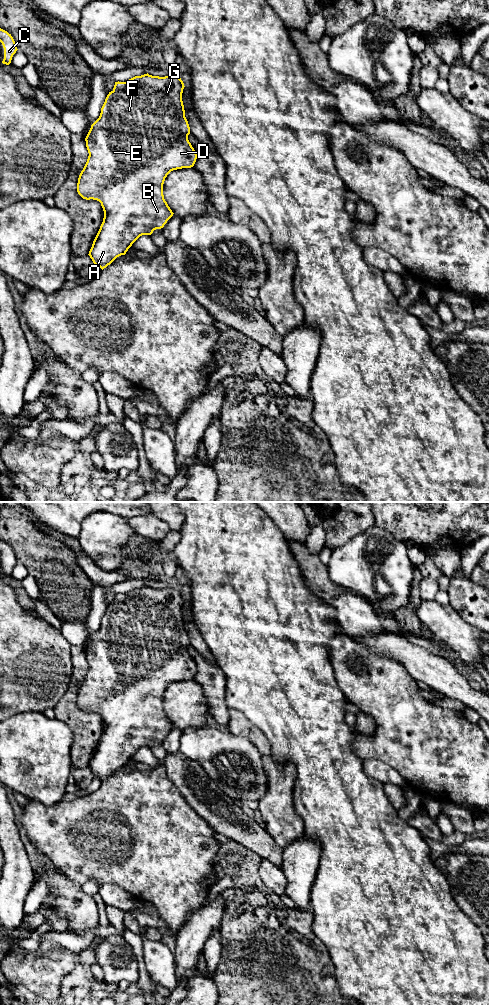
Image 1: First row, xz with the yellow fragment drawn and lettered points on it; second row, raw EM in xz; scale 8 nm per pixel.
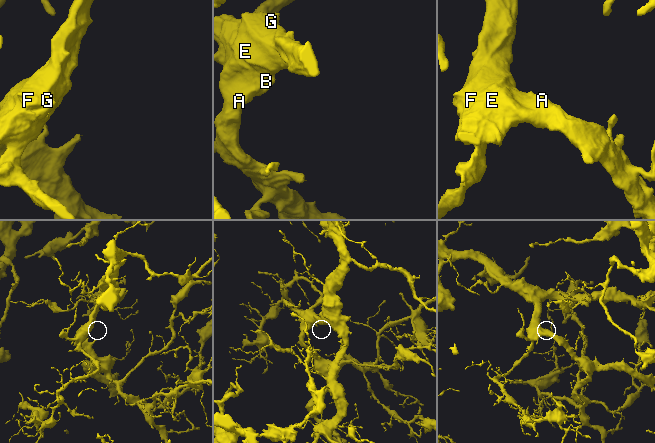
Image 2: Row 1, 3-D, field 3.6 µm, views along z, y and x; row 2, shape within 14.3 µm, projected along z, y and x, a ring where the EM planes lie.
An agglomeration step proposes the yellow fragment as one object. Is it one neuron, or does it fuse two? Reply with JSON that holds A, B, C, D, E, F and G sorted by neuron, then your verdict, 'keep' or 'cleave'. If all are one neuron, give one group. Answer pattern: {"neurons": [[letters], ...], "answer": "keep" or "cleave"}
{"neurons": [["A", "B", "C", "D", "E", "F", "G"]], "answer": "keep"}

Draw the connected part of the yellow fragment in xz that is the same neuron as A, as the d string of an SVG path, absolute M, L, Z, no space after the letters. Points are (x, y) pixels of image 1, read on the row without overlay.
M148 585L126 594L115 594L99 630L91 637L85 650L89 668L79 687L77 704L83 711L99 713L104 723L103 734L88 766L94 777L102 782L117 769L125 767L140 748L151 747L154 742L163 740L174 726L164 711L165 690L173 682L193 679L197 671L196 663L188 652L190 639L182 613L184 599L179 589L159 589Z

